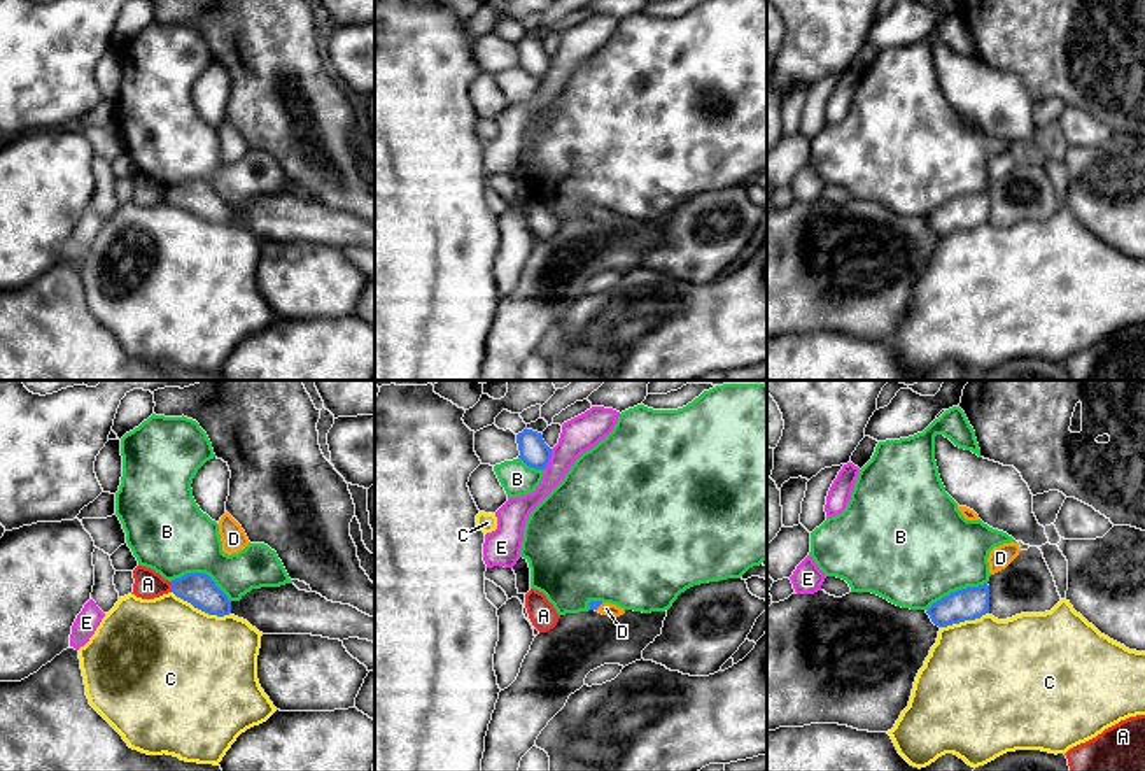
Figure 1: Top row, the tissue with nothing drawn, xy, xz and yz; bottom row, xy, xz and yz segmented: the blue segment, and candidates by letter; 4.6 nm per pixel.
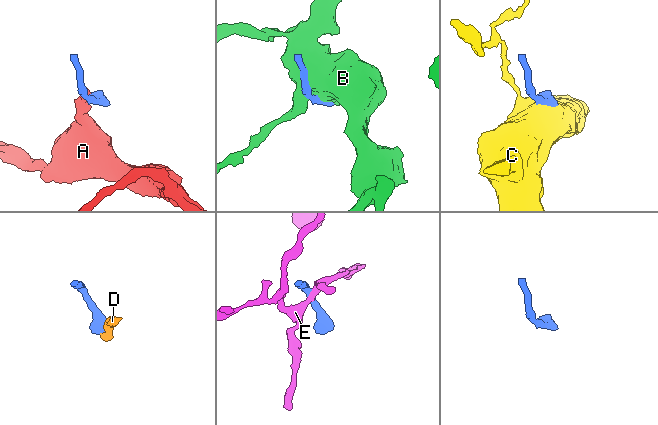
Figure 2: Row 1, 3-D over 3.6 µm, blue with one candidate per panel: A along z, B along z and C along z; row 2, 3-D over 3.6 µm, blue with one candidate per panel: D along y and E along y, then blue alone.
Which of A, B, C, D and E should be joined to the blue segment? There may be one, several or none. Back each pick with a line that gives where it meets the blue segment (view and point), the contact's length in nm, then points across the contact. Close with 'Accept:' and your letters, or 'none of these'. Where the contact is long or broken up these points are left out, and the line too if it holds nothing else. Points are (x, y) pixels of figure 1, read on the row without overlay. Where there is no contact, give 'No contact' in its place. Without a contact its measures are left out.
D: Touches blue at xz (599, 212). Shared border 50 nm. Path across: xz (594, 212), (599, 212), (606, 216)
Accept: D

